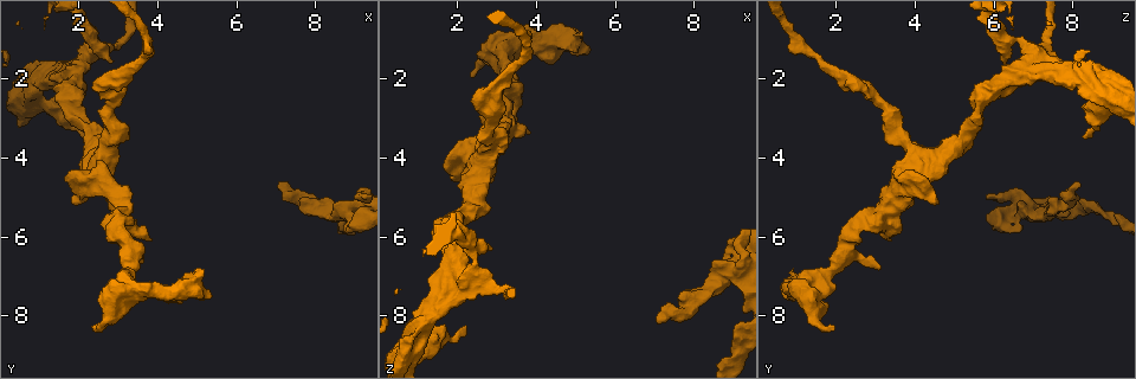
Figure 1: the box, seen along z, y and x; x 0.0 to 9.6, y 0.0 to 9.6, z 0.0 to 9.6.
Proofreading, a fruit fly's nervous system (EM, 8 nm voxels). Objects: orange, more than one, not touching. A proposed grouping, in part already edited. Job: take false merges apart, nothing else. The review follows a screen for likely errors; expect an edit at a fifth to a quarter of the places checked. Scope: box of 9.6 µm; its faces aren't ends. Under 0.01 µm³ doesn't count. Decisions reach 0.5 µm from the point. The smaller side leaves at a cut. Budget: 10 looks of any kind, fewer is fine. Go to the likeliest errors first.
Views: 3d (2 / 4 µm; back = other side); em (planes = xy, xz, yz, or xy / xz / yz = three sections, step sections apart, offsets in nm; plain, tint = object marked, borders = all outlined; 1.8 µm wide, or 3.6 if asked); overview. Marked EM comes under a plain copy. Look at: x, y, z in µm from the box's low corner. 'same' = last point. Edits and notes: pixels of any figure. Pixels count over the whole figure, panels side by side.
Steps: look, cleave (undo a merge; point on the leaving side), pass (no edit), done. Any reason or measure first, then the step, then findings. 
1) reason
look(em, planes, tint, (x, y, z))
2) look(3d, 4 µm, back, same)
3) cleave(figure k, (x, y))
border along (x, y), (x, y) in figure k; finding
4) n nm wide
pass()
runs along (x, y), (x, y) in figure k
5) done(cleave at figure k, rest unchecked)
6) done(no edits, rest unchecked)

sudden change in width
look(3d, 2 µm, (3.05, 5.45, 3.15))

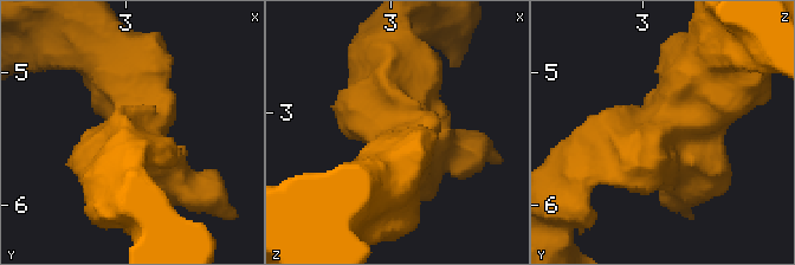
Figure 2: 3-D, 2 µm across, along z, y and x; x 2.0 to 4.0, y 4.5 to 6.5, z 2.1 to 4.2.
look(em, planes, tint, (3.08, 5.48, 3.08))

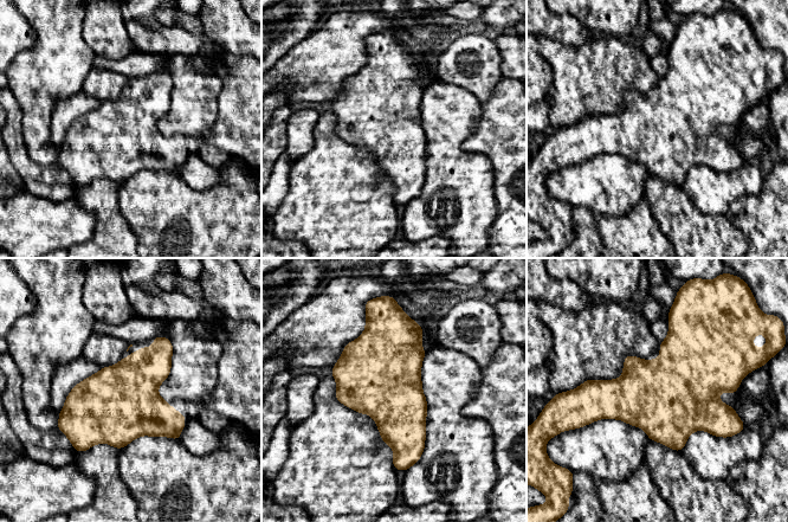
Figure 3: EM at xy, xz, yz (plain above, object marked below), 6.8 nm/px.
500 nm wide
pass()
all the same cell

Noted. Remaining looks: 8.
two arms in line, one across
look(3d, 4 µm, (0.85, 2.35, 8.60))

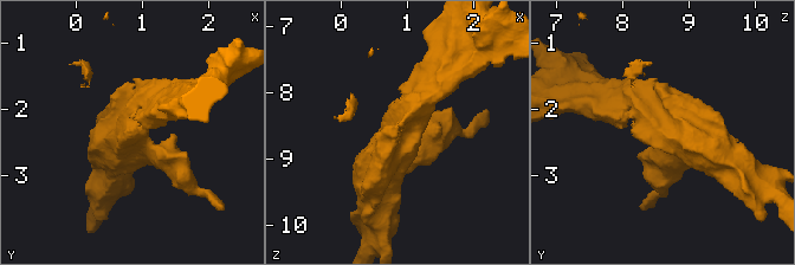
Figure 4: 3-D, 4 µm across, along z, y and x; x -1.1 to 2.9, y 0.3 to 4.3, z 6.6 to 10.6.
3 arms; arms of 320, 320, 550 nm
look(em, 3.6 µm, xy, step 16, tint, (0.80, 2.35, 8.60))

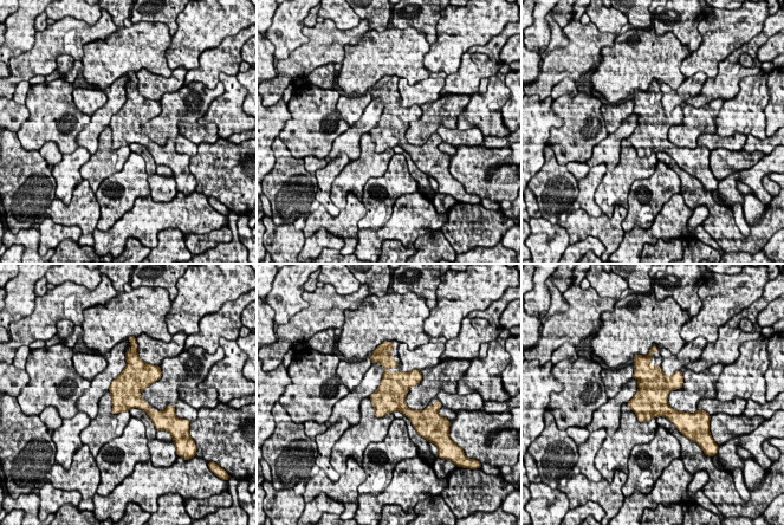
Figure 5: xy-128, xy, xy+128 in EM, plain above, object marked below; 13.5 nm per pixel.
another direction
look(em, 3.6 µm, planes, tint, same)

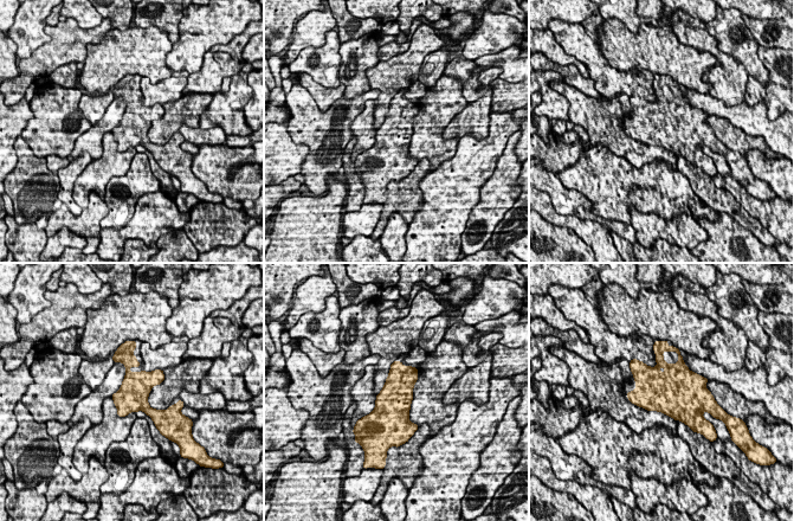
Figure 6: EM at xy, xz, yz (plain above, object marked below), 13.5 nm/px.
420 nm wide
pass()
continuous, no second cell

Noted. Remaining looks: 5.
sudden change in width
look(em, planes, tint, (1.80, 1.90, 6.60))

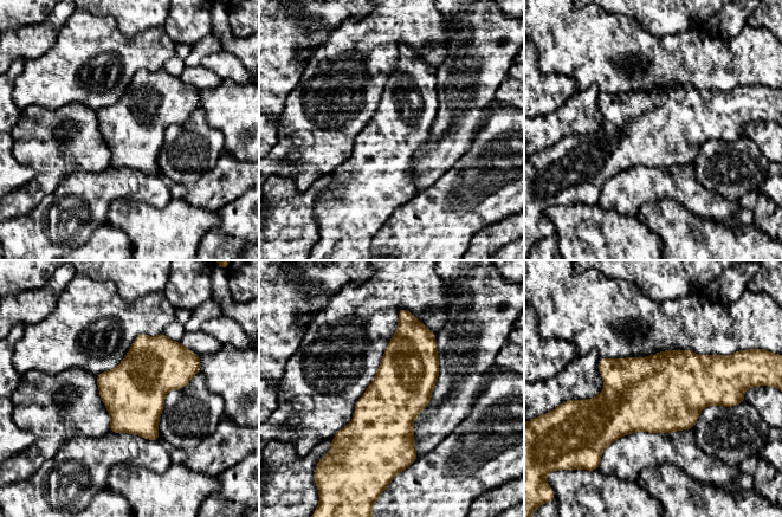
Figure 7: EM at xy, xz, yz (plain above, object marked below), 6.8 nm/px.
pass()
one cell here

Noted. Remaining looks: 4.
abrupt turn
look(em, 3.6 µm, yz, step 8, borders, (3.15, 7.15, 1.45))

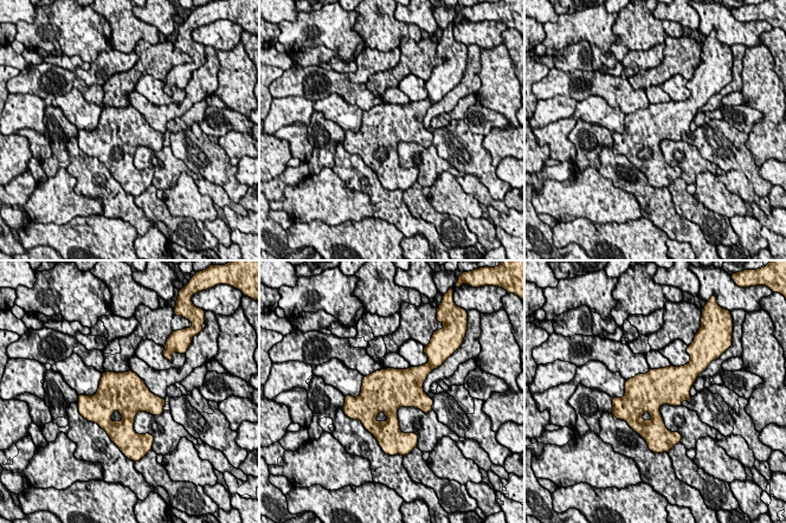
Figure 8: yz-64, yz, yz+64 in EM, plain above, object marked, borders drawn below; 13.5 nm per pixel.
pass()
one cell here

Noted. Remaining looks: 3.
done(no edits, rest unchecked)

